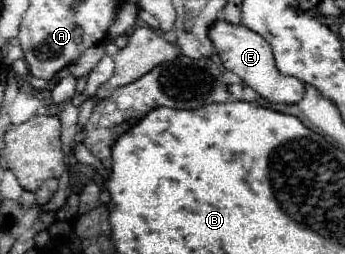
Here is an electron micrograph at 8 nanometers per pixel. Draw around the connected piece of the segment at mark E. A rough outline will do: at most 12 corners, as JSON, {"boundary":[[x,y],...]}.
{"boundary":[[218,19],[210,41],[224,67],[272,103],[298,103],[304,83],[282,77],[270,43]]}

